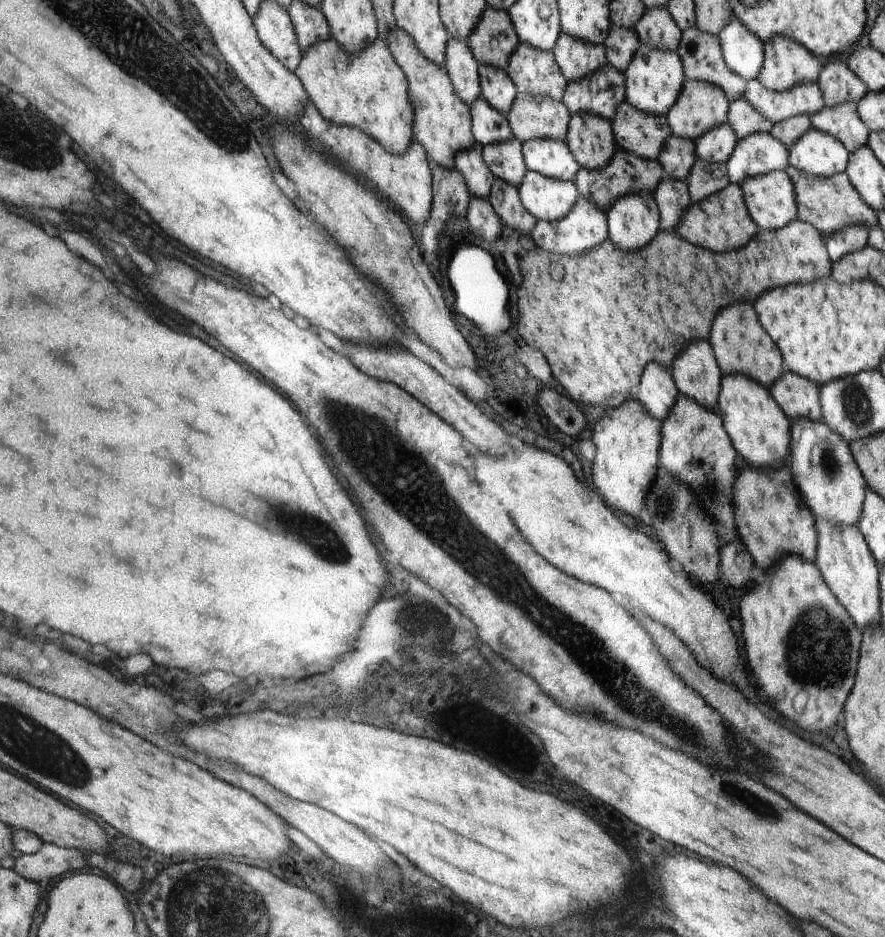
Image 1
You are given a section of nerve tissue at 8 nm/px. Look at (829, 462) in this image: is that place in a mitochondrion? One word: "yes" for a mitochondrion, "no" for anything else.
yes

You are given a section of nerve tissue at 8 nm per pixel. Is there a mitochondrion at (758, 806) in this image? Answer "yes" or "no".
yes

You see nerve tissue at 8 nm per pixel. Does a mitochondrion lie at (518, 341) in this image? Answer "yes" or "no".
no

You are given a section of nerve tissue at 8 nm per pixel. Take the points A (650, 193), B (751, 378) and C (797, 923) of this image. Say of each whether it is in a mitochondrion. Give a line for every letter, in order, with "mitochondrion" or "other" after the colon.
A: other
B: other
C: other

